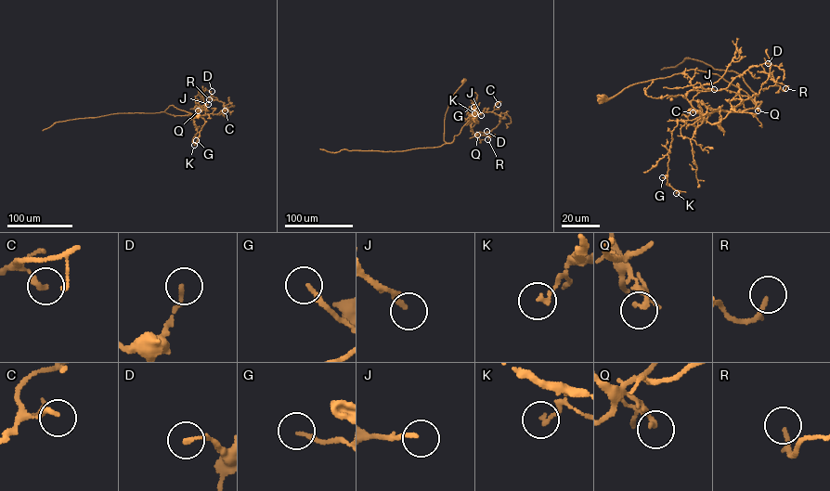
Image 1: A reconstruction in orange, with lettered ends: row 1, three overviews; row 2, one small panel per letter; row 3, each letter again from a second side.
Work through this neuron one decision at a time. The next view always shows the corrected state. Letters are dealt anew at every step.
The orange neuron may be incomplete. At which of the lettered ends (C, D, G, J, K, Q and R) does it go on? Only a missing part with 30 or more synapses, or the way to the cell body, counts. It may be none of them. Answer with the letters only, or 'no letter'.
J, Q

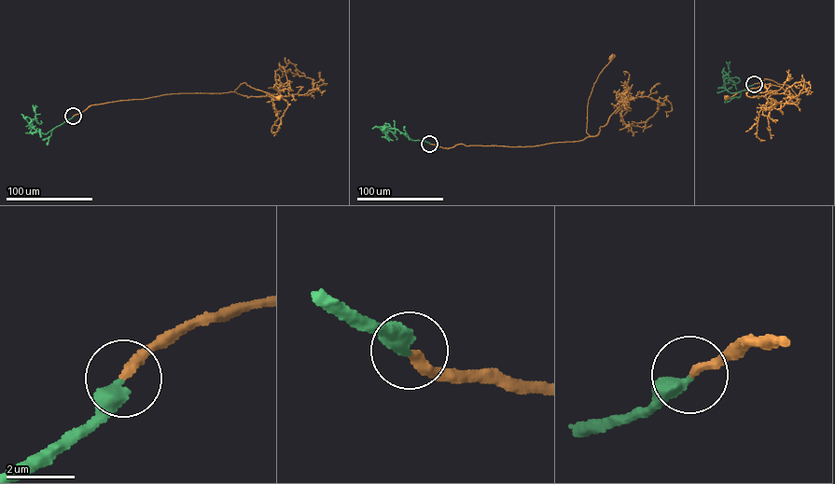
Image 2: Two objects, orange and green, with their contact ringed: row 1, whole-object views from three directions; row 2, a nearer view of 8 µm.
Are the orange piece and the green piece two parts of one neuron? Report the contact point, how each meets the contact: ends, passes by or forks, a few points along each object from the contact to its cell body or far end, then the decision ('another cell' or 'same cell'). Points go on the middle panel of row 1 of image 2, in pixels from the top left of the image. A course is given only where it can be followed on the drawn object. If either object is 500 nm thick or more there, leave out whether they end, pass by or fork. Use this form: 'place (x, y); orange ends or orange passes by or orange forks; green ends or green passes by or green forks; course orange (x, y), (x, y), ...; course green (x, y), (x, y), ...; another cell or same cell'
place (429, 144); orange ends; green ends; course orange (429, 144), (446, 148), (462, 144), (521, 146), (583, 140), (591, 136), (586, 130), (589, 98), (610, 58); course green (429, 144), (411, 140), (396, 129), (382, 127), (393, 132), (396, 139); same cell

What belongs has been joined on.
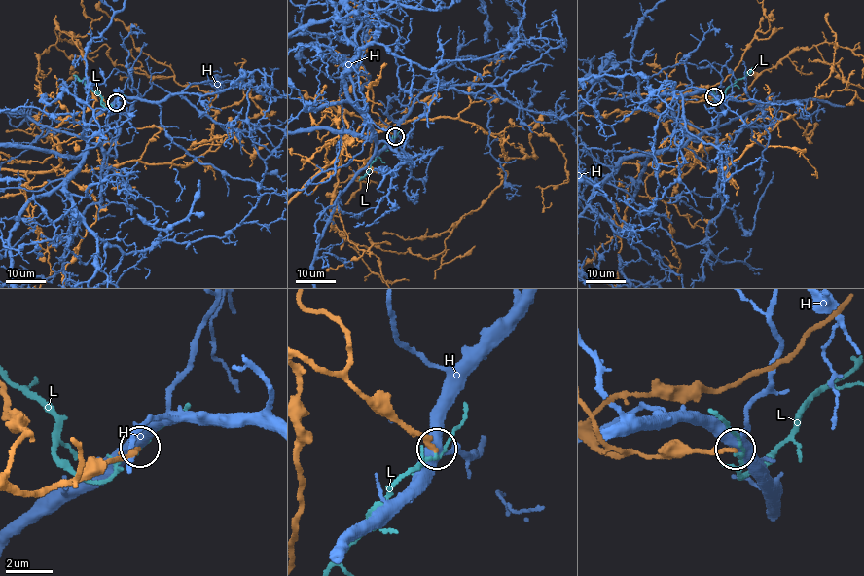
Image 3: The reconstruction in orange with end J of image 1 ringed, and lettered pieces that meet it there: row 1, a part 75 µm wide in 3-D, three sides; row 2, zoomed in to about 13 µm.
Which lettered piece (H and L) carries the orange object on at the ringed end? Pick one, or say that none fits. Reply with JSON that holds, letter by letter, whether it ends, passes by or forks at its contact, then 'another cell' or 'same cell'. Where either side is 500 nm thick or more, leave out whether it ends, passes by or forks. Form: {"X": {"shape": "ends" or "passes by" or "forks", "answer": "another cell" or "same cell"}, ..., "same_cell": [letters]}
{"H": {"shape": "forks", "answer": "another cell"}, "L": {"shape": "passes by", "answer": "another cell"}, "same_cell": []}

